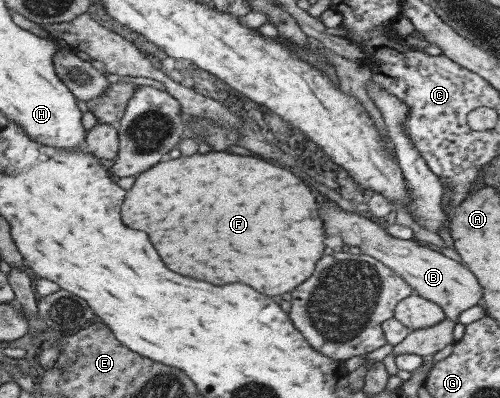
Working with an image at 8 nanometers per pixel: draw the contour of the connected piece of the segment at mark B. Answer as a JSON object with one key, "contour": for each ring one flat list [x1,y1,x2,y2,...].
{"contour":[[328,198,322,204,320,216,322,224,326,224,326,236,338,236,350,249,360,250,362,254,381,262,402,278,414,294,437,304,445,318,452,322,458,323,459,314,481,300,481,286,464,265,428,247,422,247,412,239,403,240,388,235,385,228,380,227,369,215,344,212]]}

